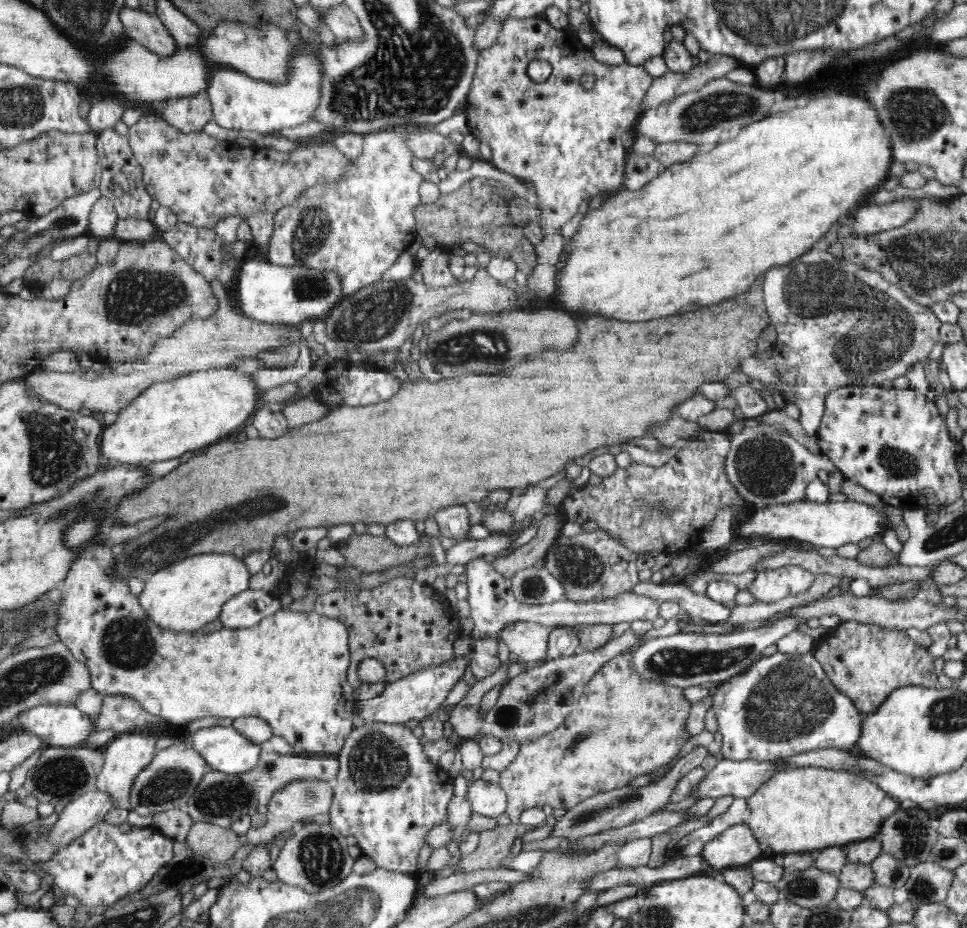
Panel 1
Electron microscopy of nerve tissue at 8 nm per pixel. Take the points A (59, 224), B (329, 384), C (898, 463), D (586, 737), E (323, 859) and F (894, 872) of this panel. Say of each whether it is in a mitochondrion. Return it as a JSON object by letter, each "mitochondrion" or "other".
{"A":"mitochondrion","B":"other","C":"mitochondrion","D":"mitochondrion","E":"mitochondrion","F":"mitochondrion"}

